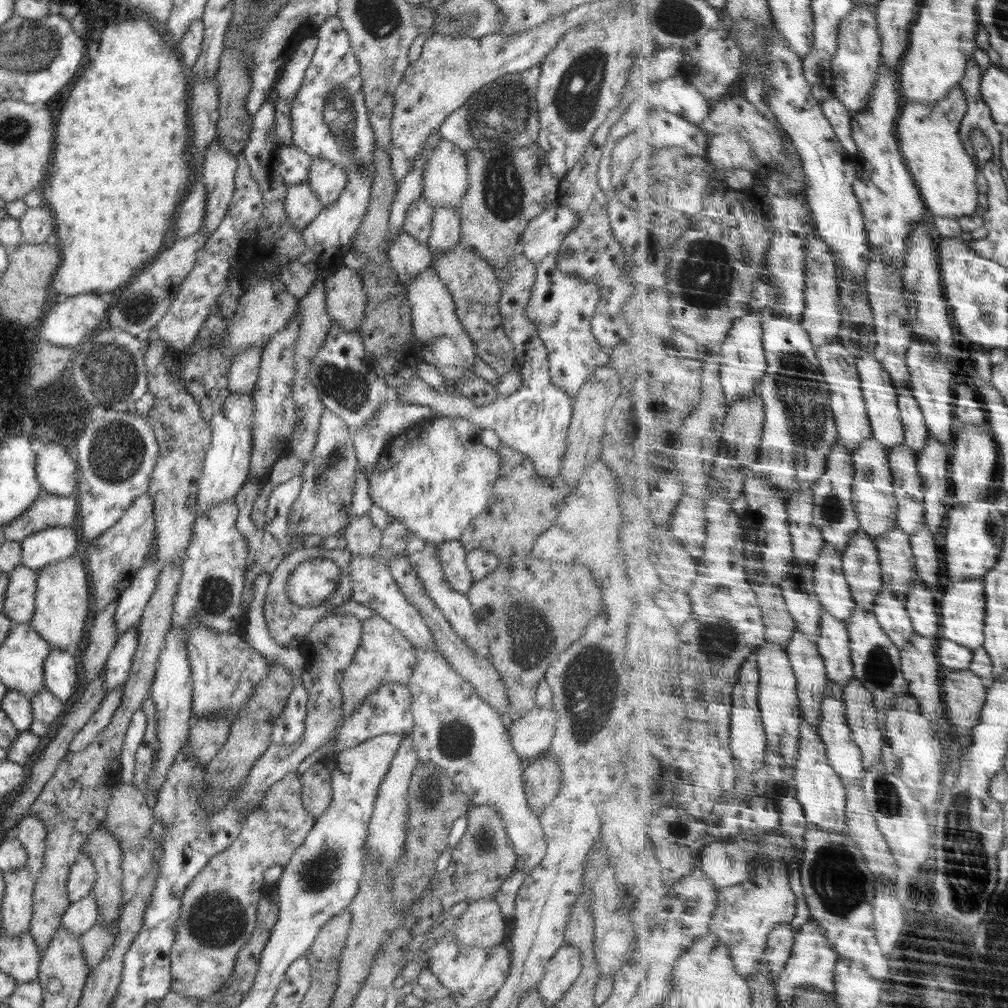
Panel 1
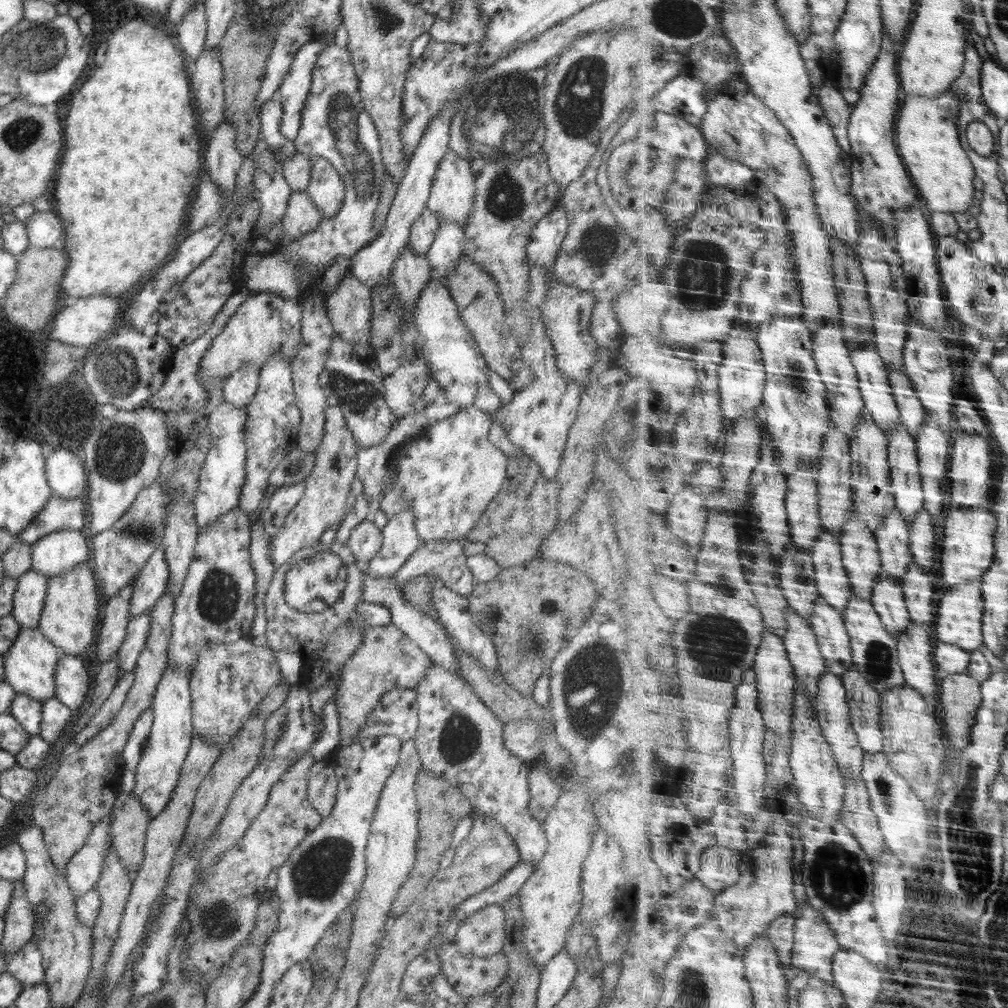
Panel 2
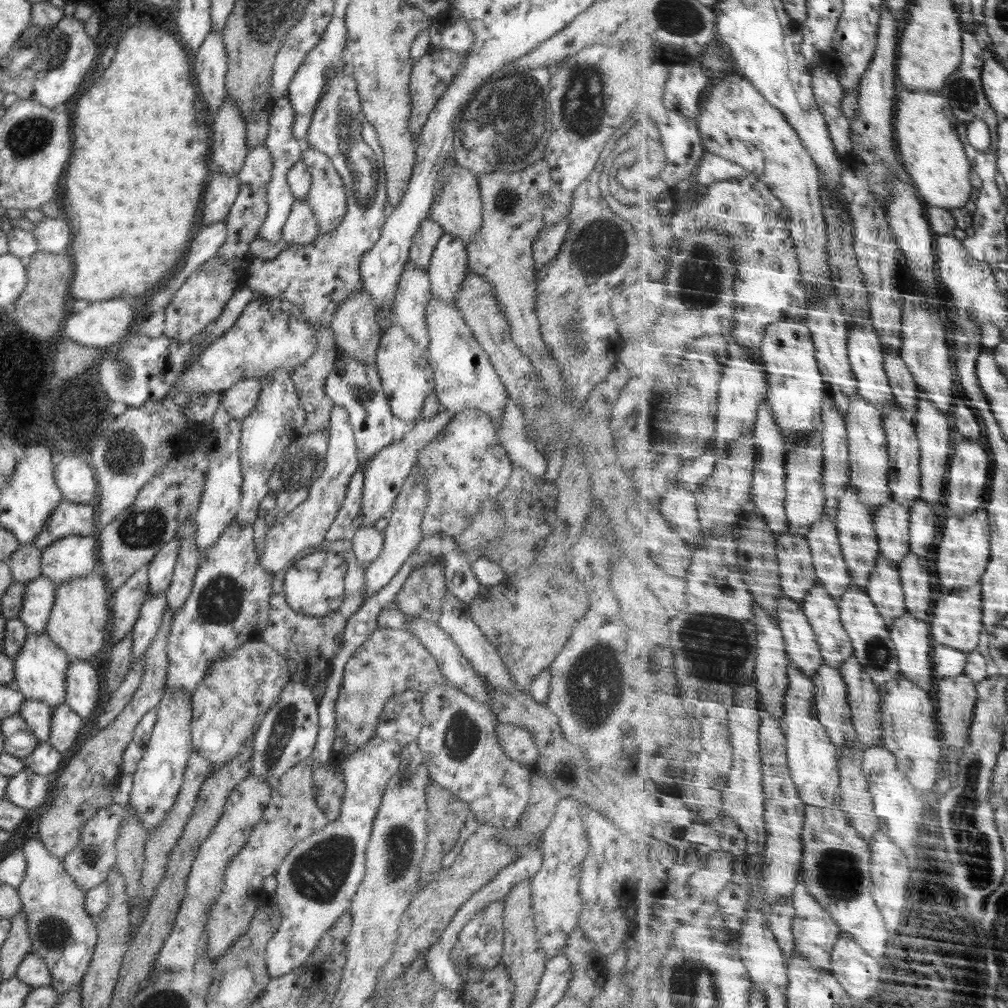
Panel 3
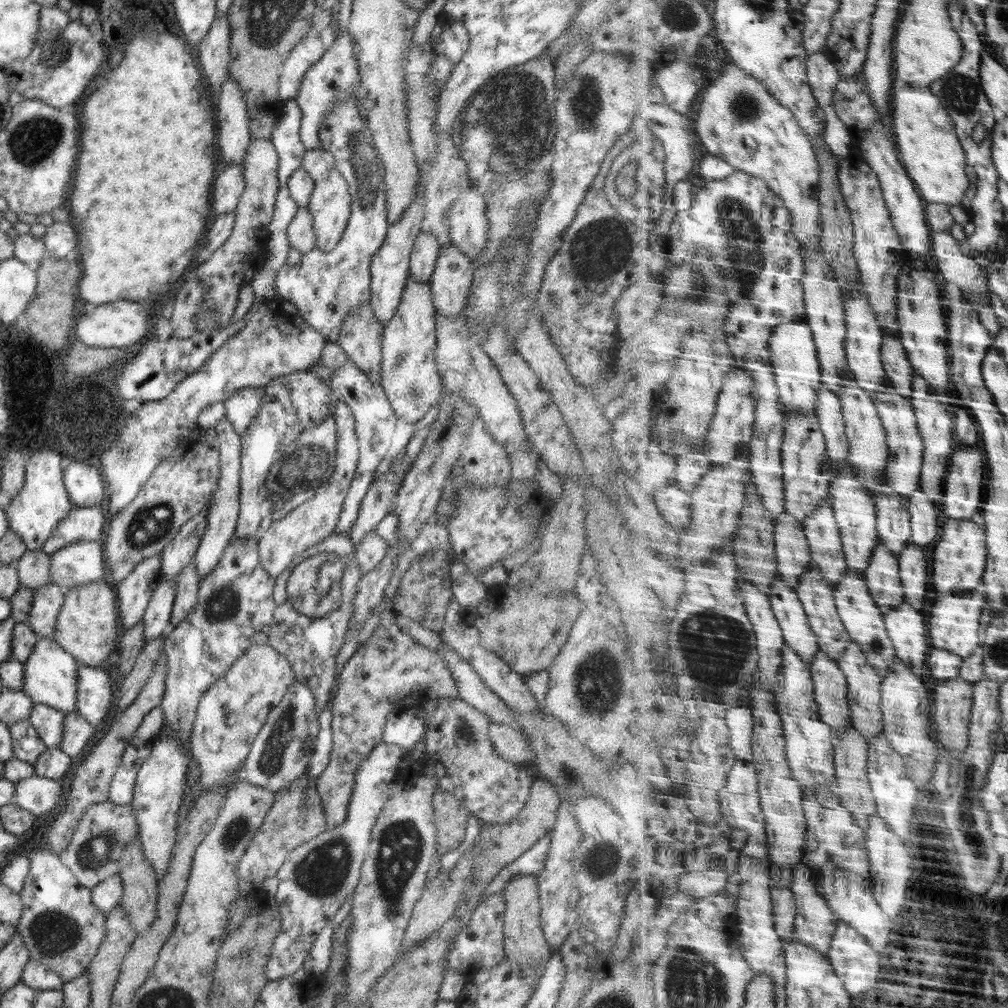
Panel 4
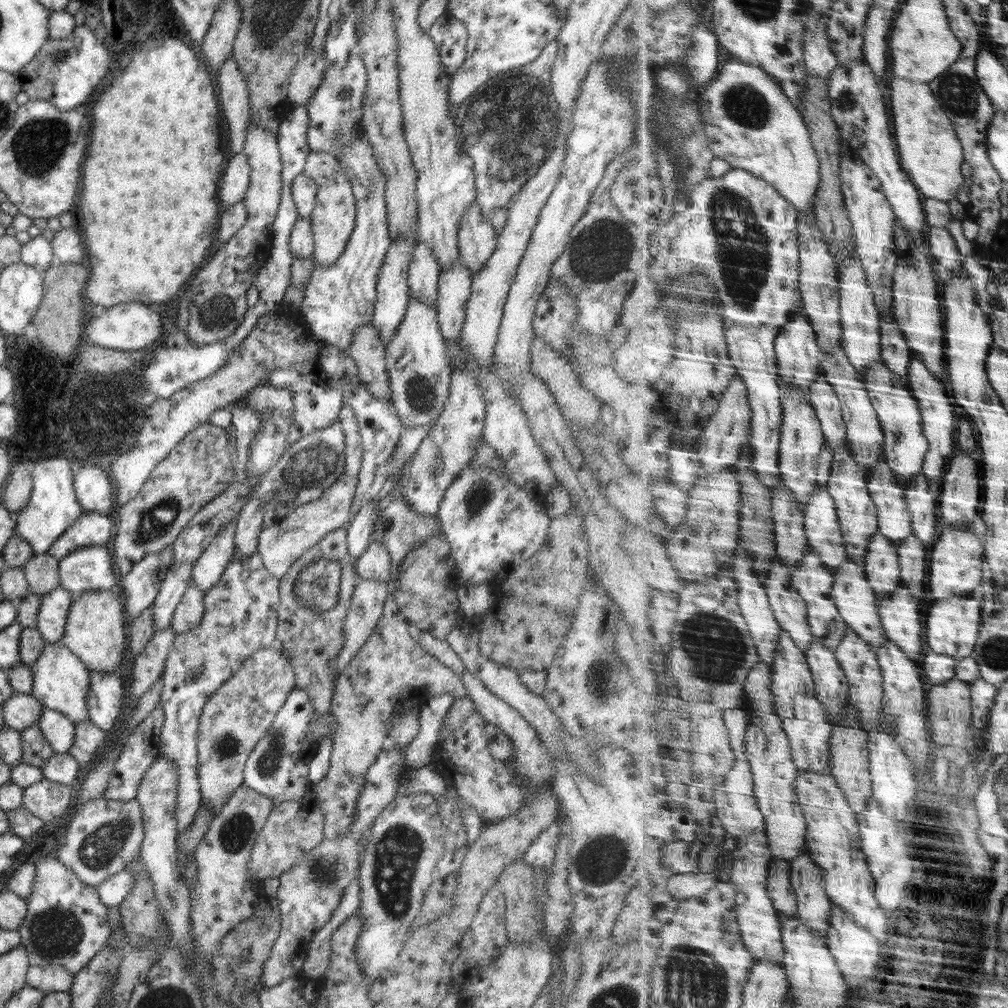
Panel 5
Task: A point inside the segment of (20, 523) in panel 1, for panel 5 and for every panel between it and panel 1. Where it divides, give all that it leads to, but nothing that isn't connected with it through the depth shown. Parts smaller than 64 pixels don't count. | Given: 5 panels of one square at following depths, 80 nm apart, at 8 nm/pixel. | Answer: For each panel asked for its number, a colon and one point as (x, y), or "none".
2: (58, 514)
3: (68, 519)
4: (82, 524)
5: (91, 528)

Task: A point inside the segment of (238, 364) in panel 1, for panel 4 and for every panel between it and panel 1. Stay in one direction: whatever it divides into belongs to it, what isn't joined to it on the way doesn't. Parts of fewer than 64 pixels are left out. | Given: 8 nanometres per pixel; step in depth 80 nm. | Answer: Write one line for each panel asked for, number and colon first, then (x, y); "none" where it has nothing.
2: (239, 388)
3: (239, 399)
4: (241, 408)

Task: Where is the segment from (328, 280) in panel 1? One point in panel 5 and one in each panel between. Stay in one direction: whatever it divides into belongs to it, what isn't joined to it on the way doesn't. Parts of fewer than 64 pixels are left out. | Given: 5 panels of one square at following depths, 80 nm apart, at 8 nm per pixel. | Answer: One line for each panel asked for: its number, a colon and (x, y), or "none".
2: (348, 306)
3: (355, 327)
4: (361, 336)
5: (368, 351)

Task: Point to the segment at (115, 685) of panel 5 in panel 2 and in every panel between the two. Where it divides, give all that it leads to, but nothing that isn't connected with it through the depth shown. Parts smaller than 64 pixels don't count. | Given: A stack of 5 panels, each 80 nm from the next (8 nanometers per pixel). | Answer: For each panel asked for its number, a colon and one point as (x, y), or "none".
2: (72, 680)
3: (82, 695)
4: (94, 693)

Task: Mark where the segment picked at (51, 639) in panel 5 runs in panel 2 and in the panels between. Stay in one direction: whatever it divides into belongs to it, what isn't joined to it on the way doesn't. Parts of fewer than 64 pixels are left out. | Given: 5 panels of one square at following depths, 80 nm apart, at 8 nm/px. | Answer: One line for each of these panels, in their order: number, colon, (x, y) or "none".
2: (32, 589)
3: (40, 594)
4: (48, 600)

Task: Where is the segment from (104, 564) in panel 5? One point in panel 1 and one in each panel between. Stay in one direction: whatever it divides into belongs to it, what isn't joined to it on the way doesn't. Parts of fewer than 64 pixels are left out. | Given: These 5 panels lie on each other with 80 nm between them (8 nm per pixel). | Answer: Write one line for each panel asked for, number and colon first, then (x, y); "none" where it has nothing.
1: (39, 550)
2: (58, 552)
3: (72, 557)
4: (82, 562)

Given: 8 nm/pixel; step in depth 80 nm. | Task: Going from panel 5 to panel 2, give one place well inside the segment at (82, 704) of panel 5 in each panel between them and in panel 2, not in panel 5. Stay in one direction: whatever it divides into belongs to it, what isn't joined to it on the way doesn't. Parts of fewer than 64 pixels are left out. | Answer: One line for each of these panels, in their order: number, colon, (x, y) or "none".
2: (30, 663)
3: (40, 667)
4: (51, 677)

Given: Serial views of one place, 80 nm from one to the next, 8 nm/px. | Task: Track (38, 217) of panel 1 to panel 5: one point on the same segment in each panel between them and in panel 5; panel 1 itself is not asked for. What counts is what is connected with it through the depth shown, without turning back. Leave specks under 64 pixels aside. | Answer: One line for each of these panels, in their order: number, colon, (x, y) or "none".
2: (45, 229)
3: (53, 235)
4: (60, 239)
5: (67, 245)

